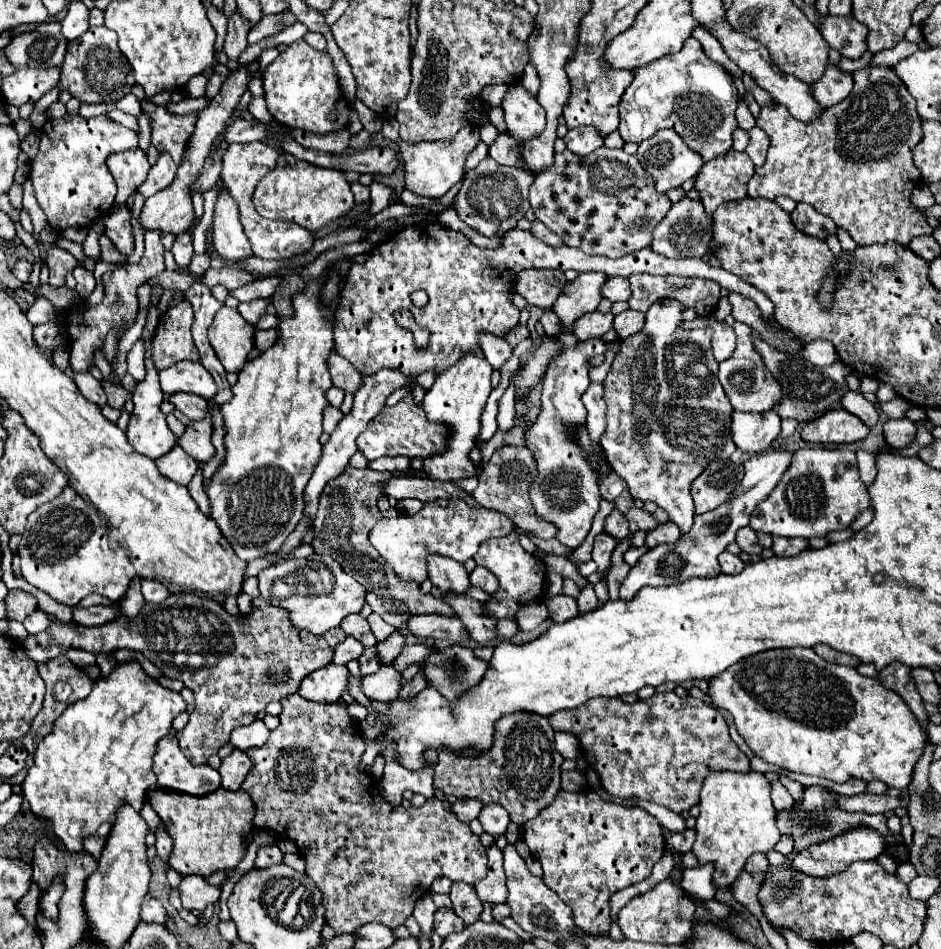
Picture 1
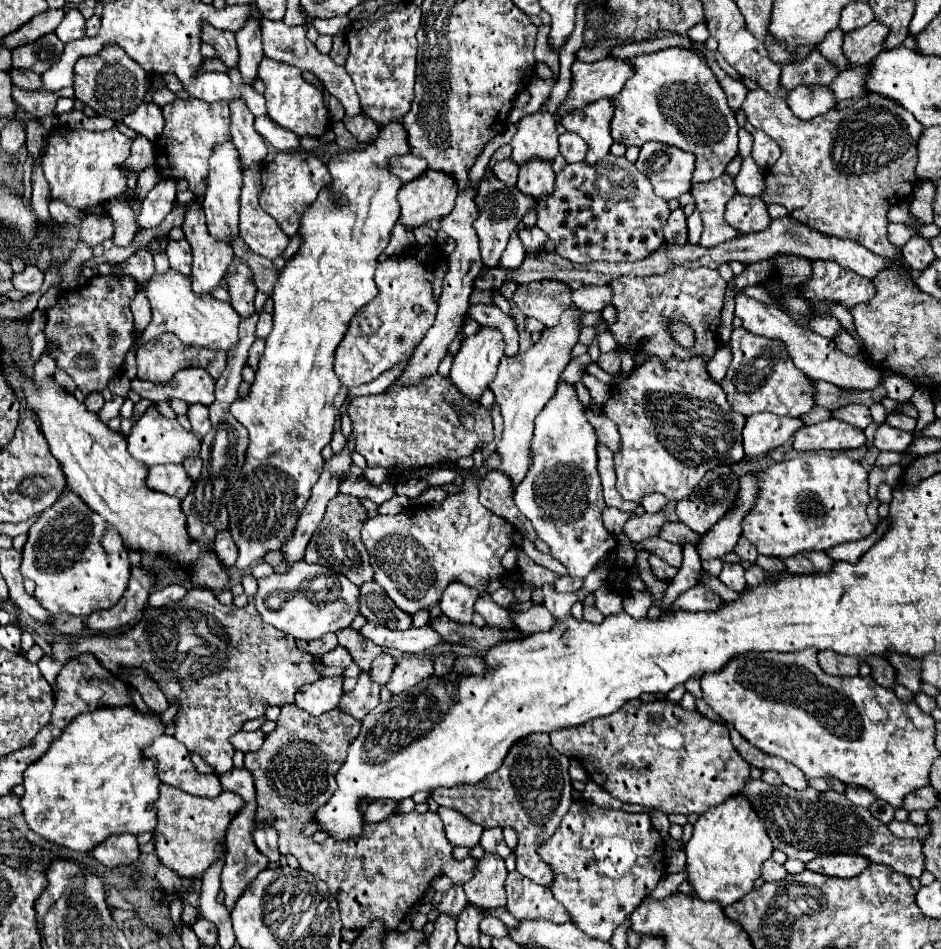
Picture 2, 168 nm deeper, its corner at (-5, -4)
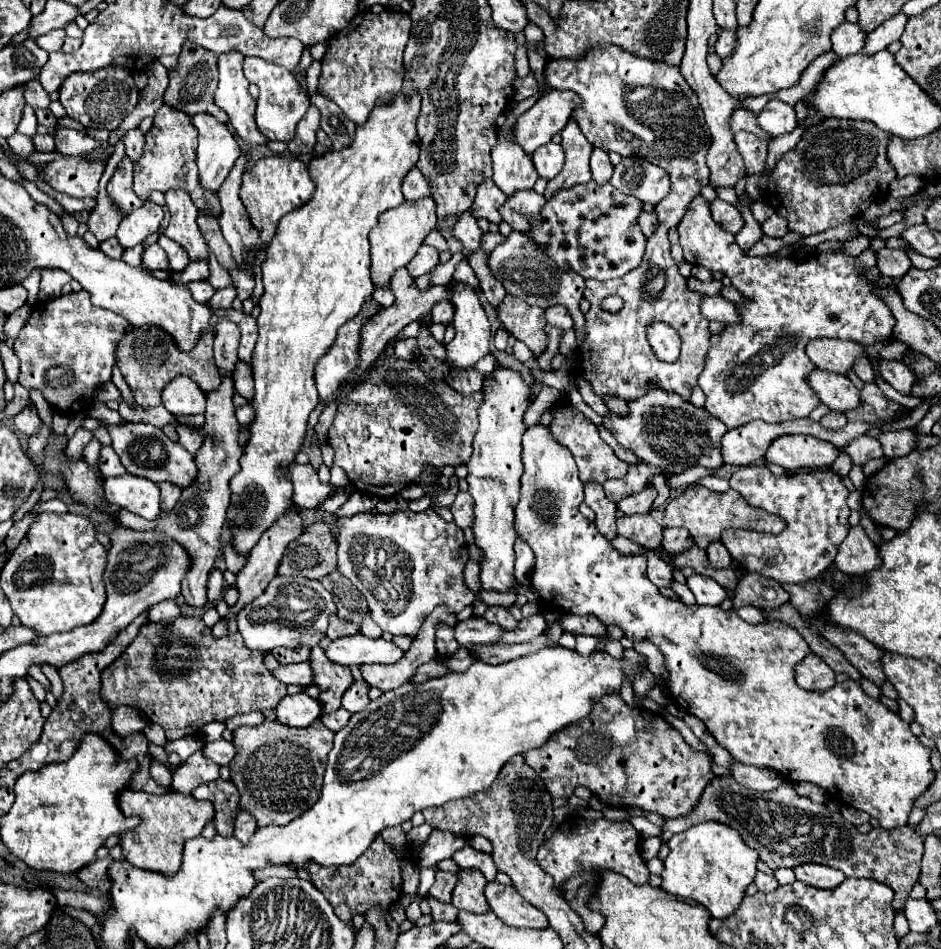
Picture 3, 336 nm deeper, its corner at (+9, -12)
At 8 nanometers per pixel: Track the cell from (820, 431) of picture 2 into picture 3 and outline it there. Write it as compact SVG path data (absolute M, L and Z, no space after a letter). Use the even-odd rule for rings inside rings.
M795 434L775 438L767 450L765 460L769 464L777 464L787 470L799 470L799 468L829 468L837 456L839 450L833 444L817 440L813 436Z

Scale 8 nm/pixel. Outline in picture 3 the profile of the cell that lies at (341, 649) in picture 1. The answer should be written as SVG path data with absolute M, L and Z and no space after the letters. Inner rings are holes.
M301 662L301 664L291 664L291 666L279 666L271 672L277 680L281 680L283 684L297 684L297 686L305 686L311 684L313 678L313 670L309 666L309 662Z

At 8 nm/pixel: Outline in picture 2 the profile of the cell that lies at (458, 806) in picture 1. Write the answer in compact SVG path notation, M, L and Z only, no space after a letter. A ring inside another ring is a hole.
M439 808L439 816L445 824L445 834L453 846L477 846L483 828L471 824L467 816L455 812L453 808Z

